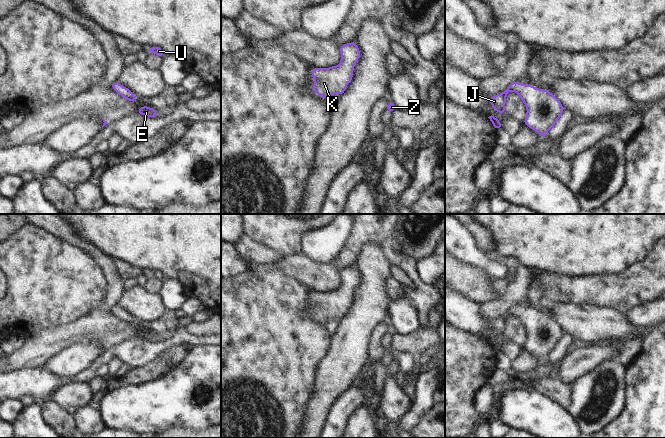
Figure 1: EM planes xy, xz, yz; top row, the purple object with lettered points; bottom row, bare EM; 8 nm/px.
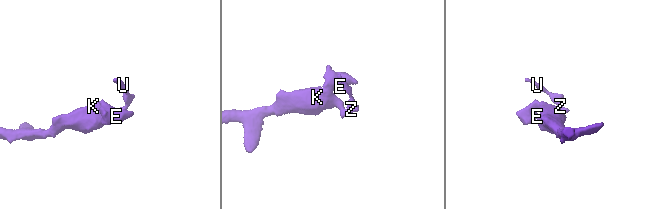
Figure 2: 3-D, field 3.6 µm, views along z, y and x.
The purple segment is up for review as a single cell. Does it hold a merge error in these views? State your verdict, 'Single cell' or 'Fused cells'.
Single cell

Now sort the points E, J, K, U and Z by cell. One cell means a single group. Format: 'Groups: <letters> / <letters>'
Groups: E J K U Z

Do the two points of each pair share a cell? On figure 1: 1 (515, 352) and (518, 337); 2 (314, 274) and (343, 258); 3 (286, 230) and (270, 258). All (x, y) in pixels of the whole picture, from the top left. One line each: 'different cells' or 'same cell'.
1: different cells
2: different cells
3: different cells

